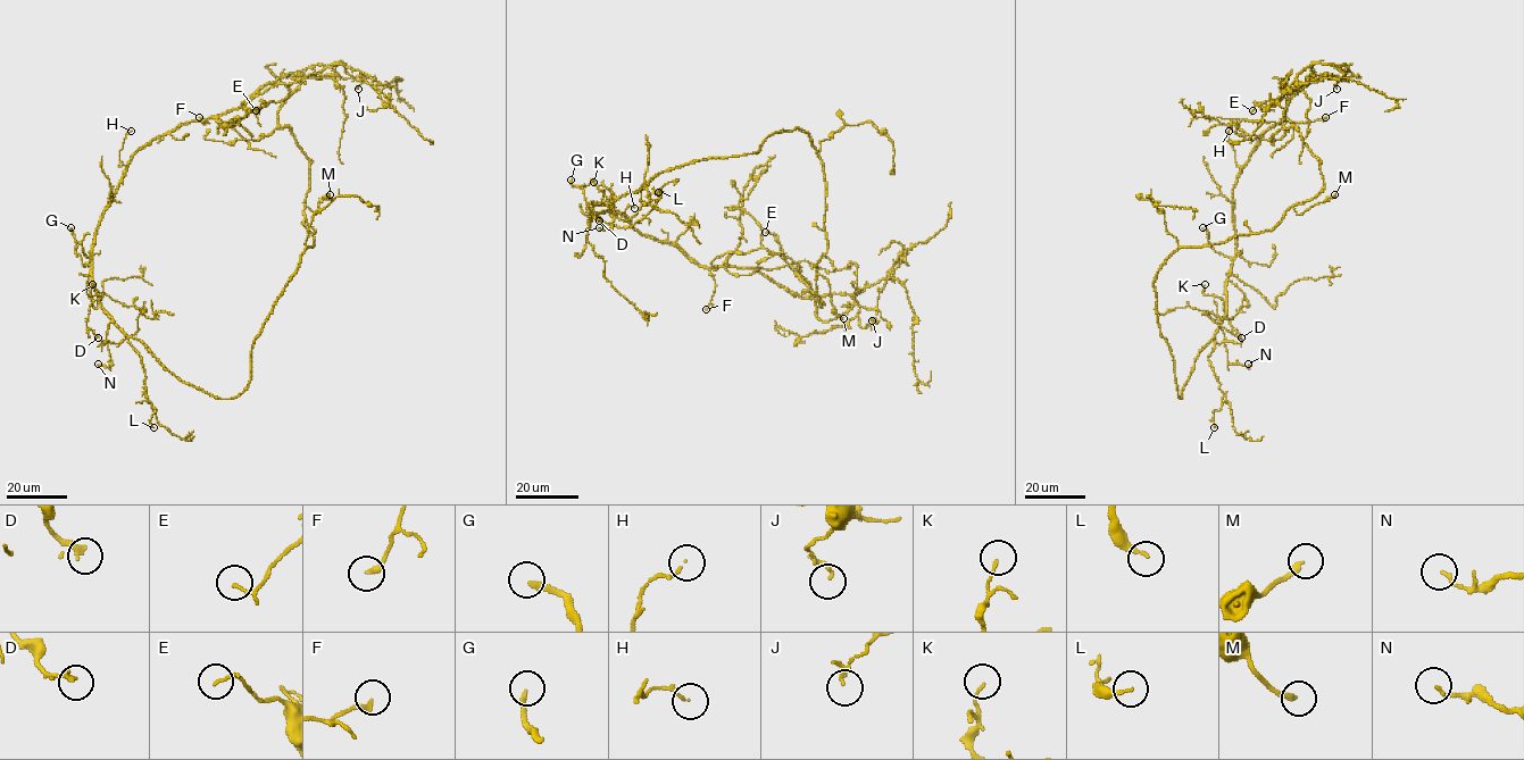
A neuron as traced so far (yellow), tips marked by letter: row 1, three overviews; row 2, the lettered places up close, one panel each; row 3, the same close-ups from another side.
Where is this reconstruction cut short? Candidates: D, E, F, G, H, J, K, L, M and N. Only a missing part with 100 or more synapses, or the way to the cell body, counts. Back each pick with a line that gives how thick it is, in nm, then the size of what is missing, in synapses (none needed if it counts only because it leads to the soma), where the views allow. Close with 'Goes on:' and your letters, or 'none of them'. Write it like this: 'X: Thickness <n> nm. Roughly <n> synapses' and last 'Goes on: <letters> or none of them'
G: Thickness 200 nm
Goes on: G

